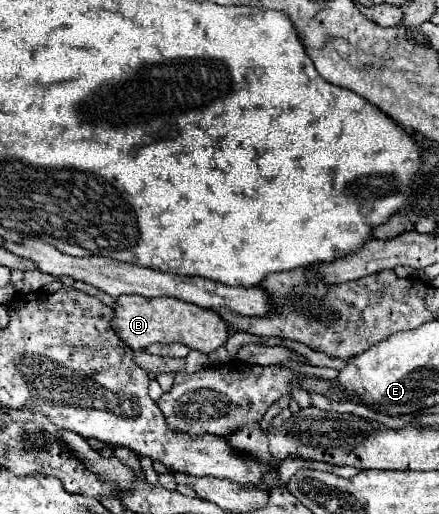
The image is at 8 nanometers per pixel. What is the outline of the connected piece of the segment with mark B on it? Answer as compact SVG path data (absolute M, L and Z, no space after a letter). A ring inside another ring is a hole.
M118 296L114 304L114 318L112 328L116 330L118 338L136 350L144 350L146 346L160 342L160 344L172 344L182 342L188 348L200 350L204 354L210 354L218 346L226 344L228 332L226 322L218 316L218 312L210 312L206 308L200 308L196 304L188 304L176 298L144 298L144 296Z

